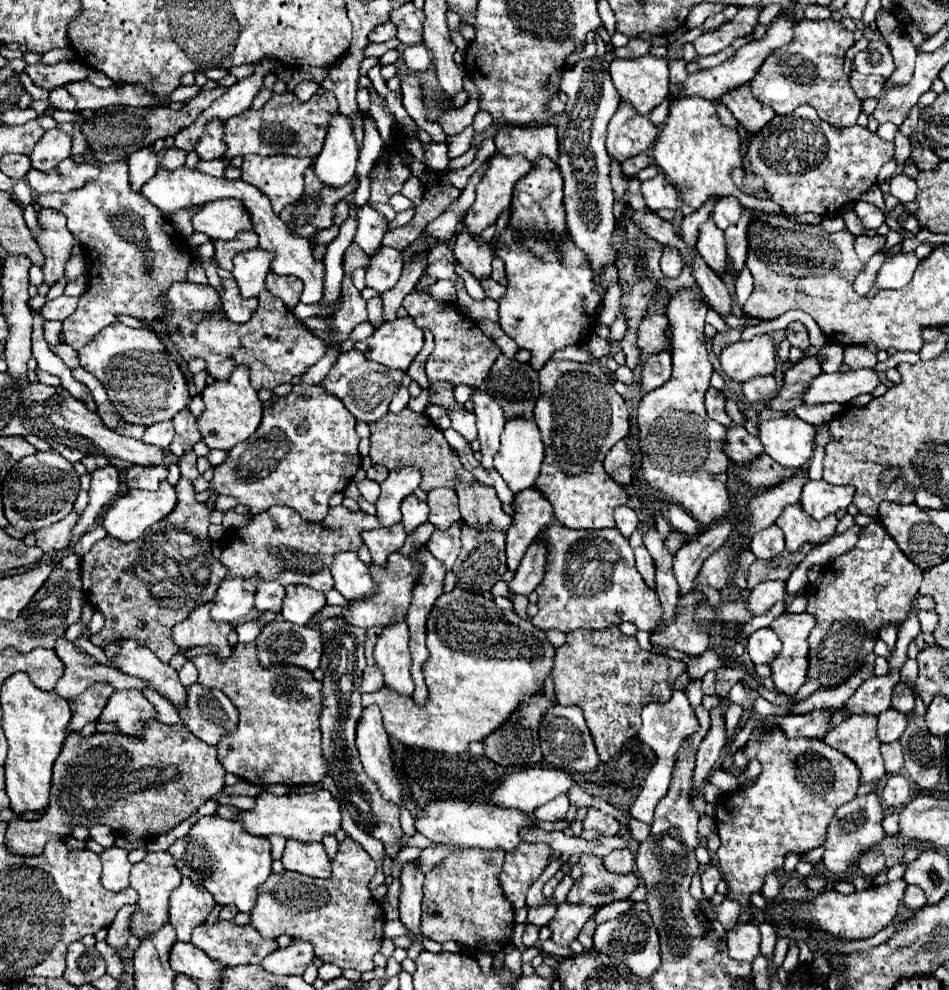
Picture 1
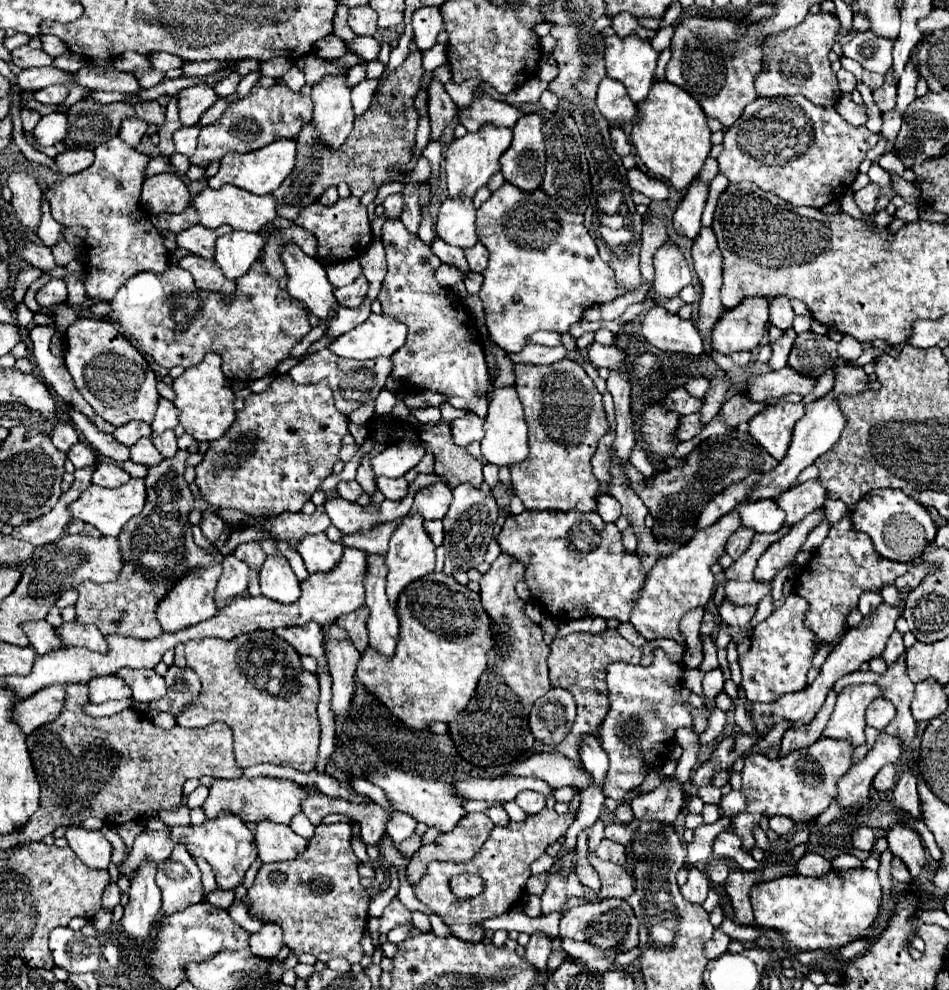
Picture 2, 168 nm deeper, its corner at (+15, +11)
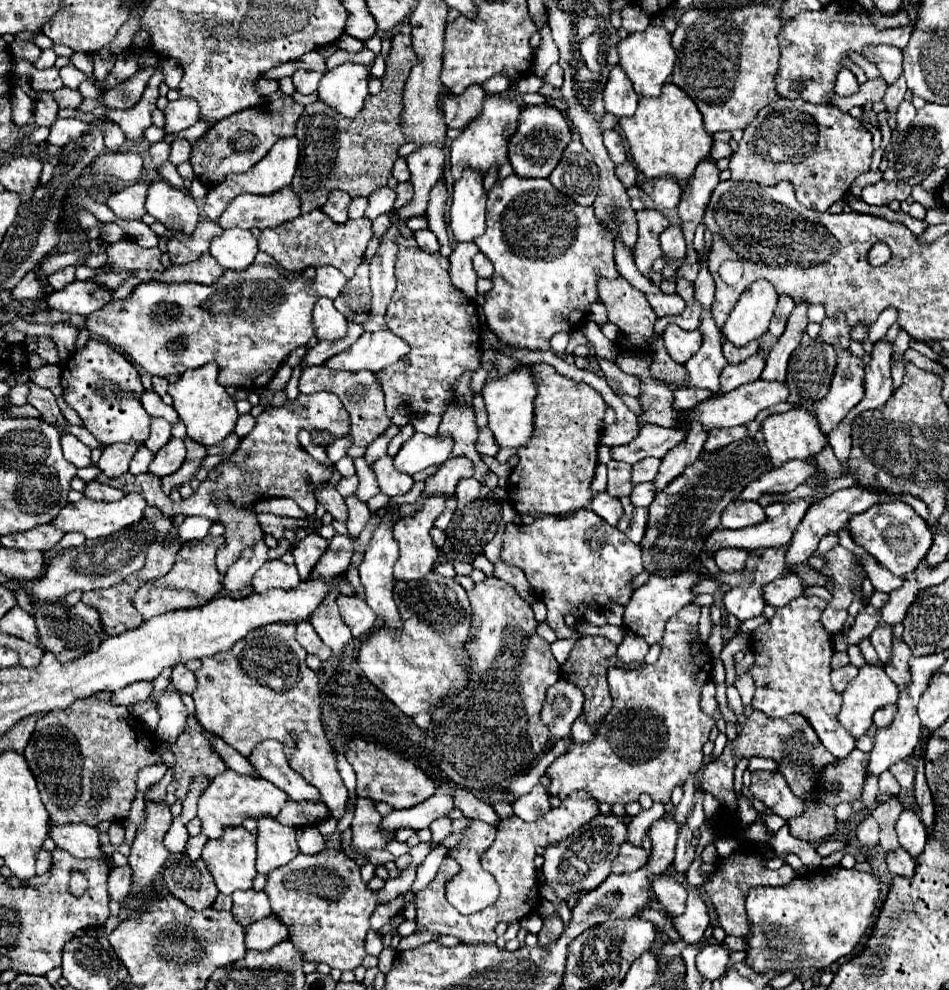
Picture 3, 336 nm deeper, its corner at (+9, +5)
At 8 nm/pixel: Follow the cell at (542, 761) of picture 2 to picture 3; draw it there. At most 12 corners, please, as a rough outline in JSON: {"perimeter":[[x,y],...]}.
{"perimeter":[[682,608],[652,666],[608,670],[594,740],[546,770],[550,796],[628,804],[700,772],[714,658]]}

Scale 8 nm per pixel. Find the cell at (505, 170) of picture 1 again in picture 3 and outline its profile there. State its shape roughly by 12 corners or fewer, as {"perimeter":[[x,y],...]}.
{"perimeter":[[486,94],[450,144],[450,174],[508,162],[520,106]]}

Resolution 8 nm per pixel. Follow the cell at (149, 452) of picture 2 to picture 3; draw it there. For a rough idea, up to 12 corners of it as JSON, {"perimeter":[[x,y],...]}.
{"perimeter":[[170,438],[162,446],[150,472],[174,474],[186,458],[184,440]]}

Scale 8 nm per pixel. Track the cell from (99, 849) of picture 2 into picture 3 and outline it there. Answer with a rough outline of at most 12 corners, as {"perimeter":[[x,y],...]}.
{"perimeter":[[86,824],[50,826],[54,844],[76,858],[108,860],[98,830]]}

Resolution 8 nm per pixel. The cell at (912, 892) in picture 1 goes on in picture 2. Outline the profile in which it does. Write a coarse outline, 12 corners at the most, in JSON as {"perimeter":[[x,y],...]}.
{"perimeter":[[898,858],[892,860],[892,878],[900,884],[912,884],[908,868]]}

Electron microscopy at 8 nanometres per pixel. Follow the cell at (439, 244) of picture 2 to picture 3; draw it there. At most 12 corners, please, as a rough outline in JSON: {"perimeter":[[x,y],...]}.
{"perimeter":[[416,230],[414,238],[426,252],[438,252],[432,230]]}

